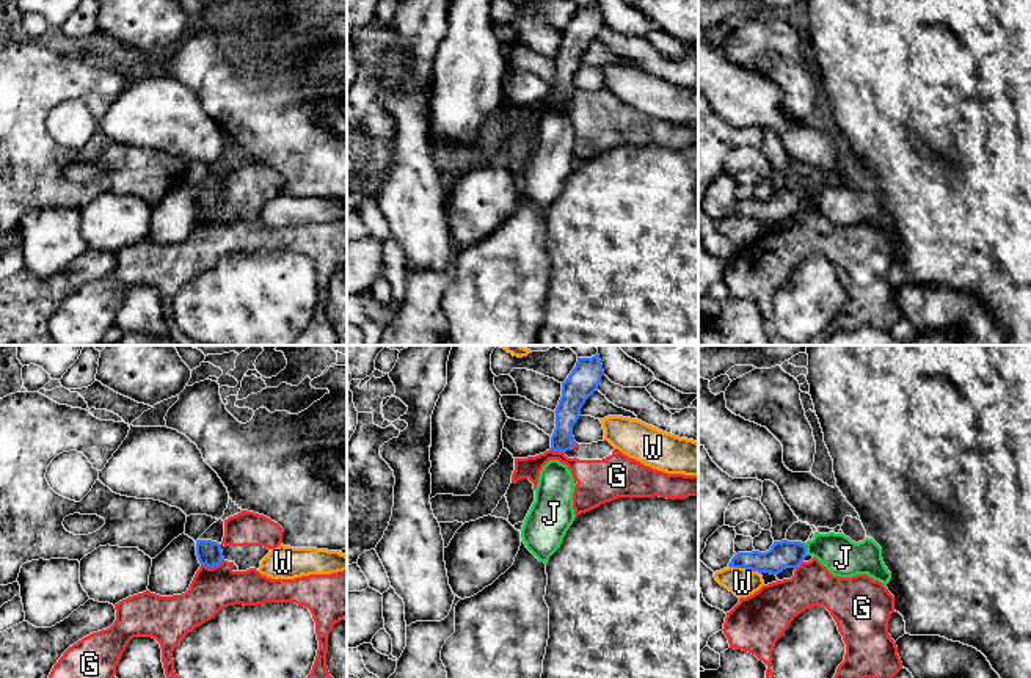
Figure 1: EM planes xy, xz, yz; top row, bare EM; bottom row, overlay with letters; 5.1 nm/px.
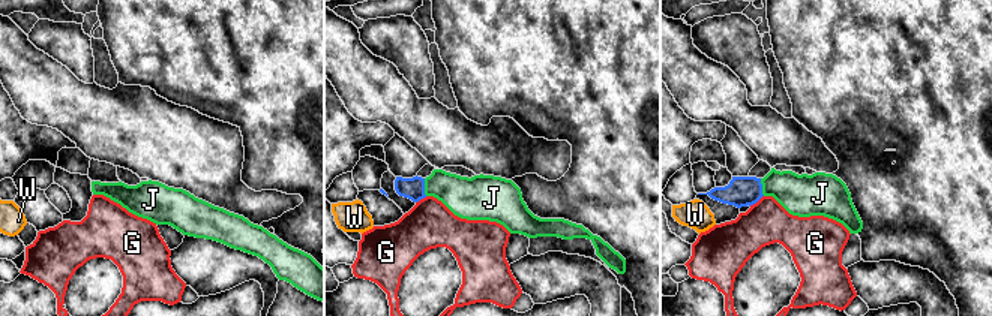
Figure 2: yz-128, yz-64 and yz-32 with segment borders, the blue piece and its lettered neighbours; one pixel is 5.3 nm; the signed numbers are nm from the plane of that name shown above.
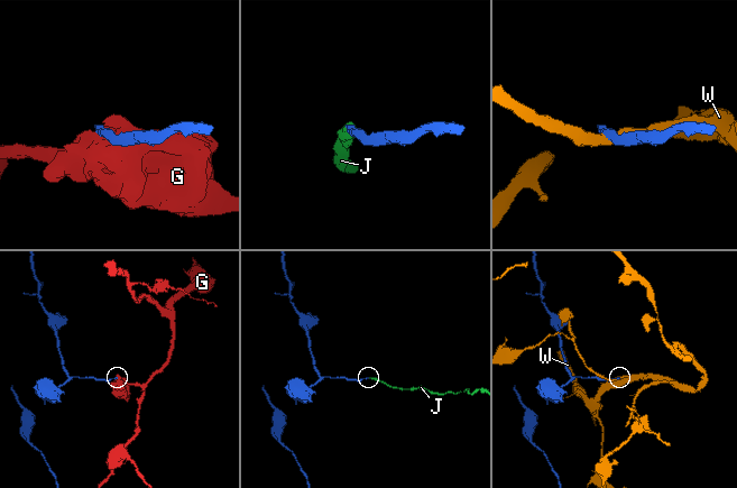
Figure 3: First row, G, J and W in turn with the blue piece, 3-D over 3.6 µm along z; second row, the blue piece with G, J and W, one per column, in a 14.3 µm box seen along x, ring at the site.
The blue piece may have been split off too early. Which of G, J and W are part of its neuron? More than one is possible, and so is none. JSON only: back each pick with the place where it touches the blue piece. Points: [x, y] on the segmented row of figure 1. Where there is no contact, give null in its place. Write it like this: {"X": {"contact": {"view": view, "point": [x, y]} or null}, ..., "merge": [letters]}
{"J": {"contact": {"view": "yz", "point": [805, 550]}}, "merge": ["J"]}

